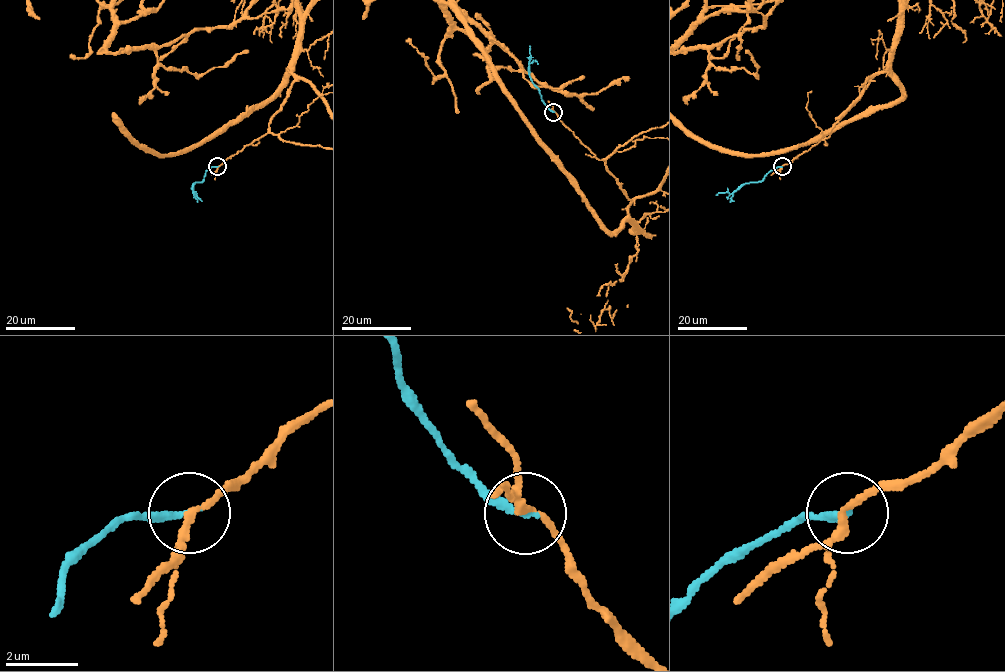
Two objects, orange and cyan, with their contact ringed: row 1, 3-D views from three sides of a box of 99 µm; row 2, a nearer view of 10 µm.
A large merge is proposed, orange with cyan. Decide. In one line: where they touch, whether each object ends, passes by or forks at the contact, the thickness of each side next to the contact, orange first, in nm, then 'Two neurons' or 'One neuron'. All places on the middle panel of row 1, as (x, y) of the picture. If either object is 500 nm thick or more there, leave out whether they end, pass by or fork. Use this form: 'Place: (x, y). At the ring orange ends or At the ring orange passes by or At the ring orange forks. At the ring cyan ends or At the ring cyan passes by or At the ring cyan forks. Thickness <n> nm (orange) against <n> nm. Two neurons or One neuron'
Place: (553, 112). At the ring orange passes by. At the ring cyan ends. Thickness 200 nm (orange) against 220 nm. One neuron

